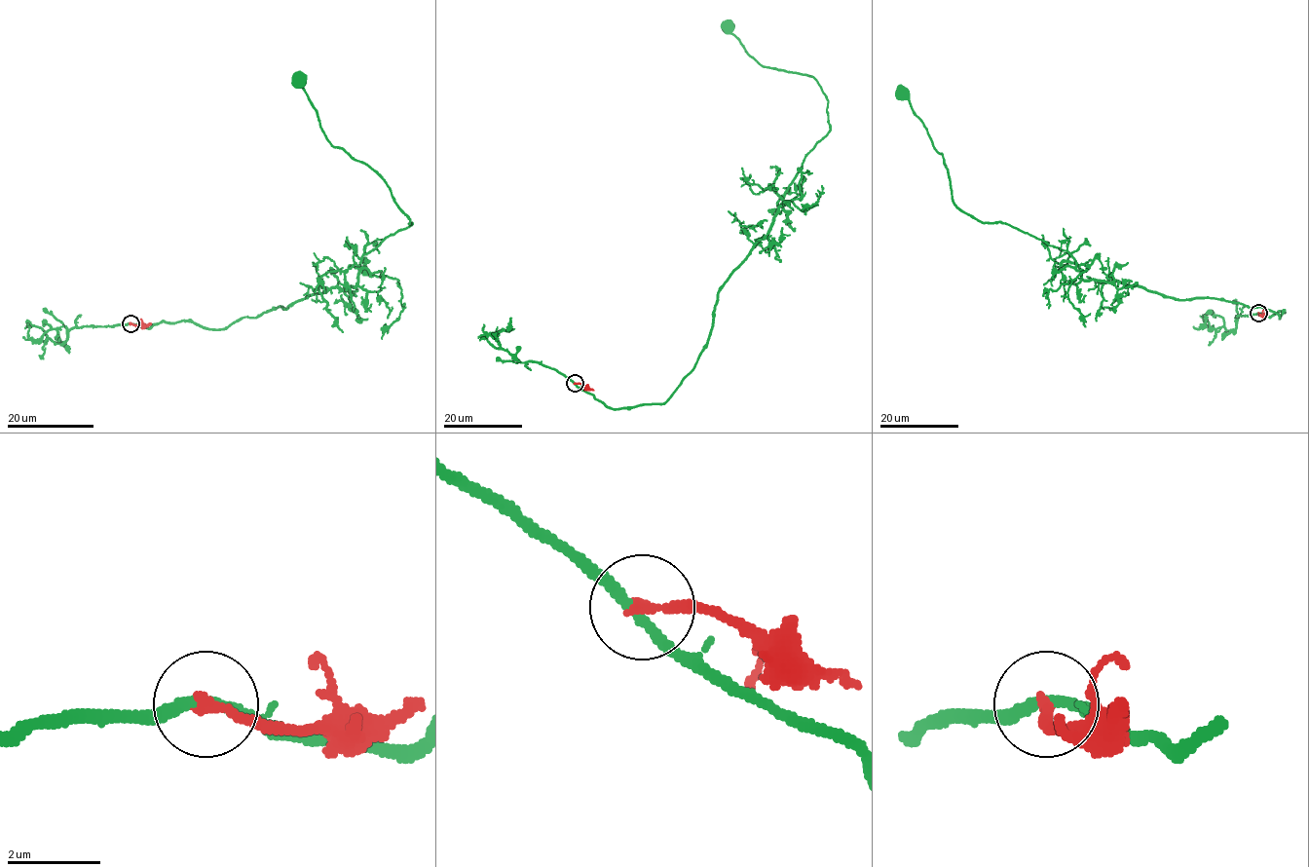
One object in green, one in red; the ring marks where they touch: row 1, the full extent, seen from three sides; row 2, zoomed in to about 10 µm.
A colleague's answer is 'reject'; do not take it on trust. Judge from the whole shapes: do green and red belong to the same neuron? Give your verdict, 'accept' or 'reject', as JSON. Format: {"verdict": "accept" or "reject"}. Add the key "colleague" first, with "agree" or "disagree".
{"colleague": "agree", "verdict": "reject"}

